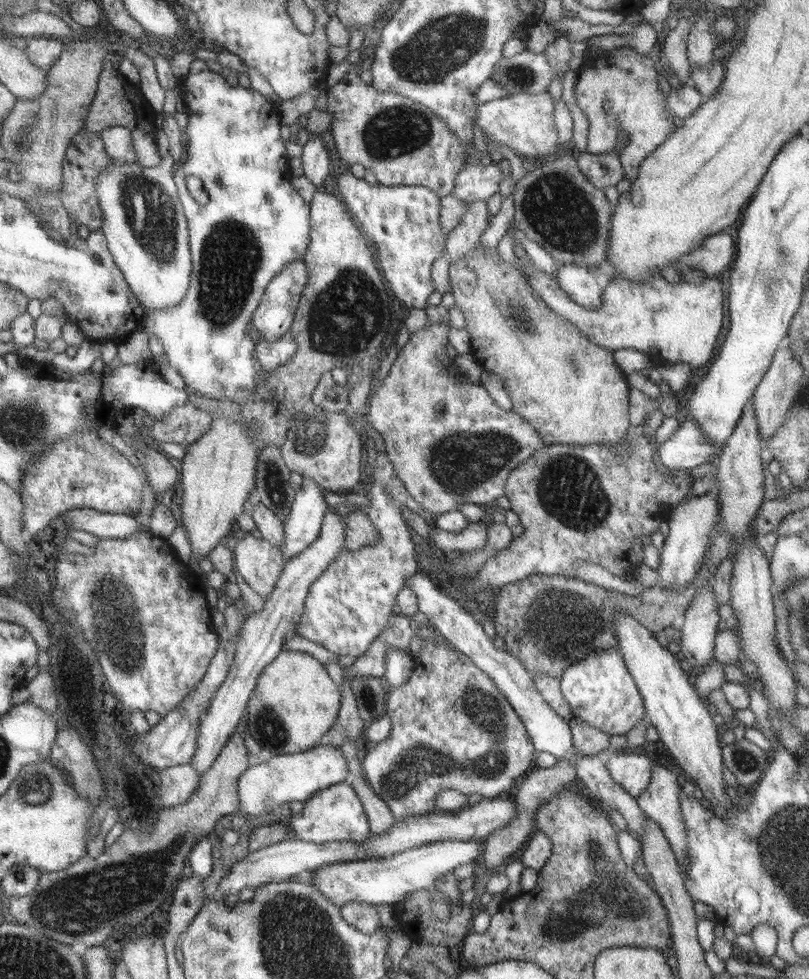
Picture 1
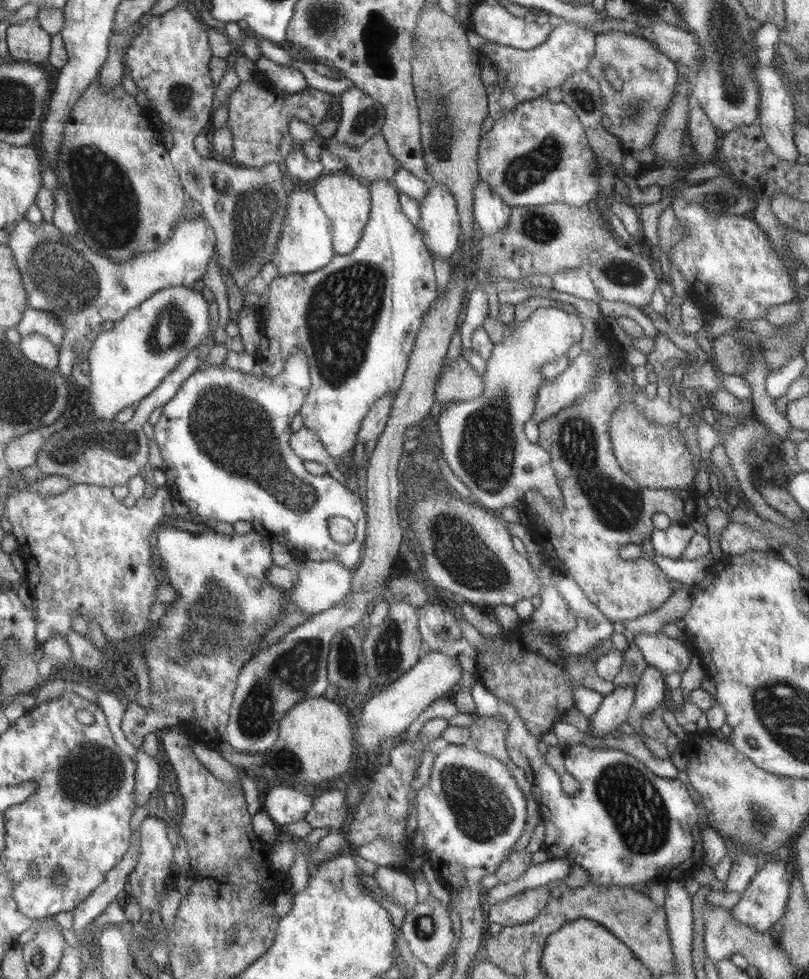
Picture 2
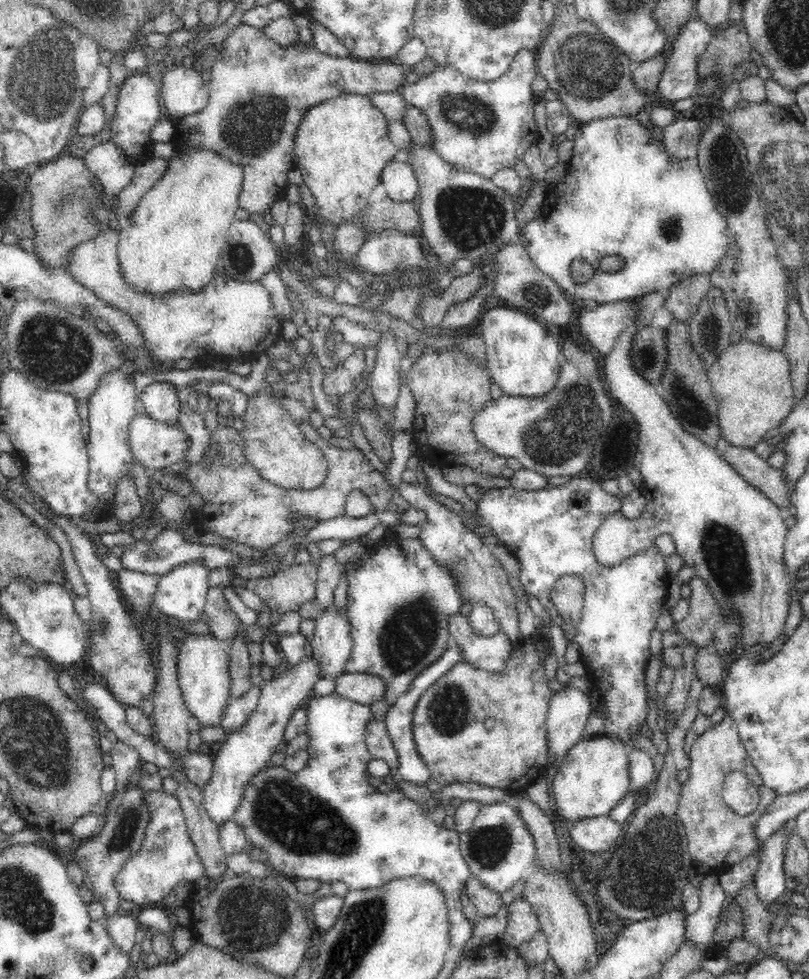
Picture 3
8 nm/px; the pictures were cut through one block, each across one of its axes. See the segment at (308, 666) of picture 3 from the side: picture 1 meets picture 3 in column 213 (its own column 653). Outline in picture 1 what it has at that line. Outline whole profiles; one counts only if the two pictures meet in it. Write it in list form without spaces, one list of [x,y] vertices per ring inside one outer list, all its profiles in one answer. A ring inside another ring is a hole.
[[[654,760],[652,763],[654,763],[654,769],[650,784],[635,799],[645,815],[648,815],[650,819],[662,827],[666,838],[672,845],[672,851],[678,859],[678,865],[680,865],[681,870],[684,870],[688,867],[688,840],[686,840],[685,817],[682,816],[680,786],[676,782],[676,774],[673,771],[666,770],[664,765]]]

